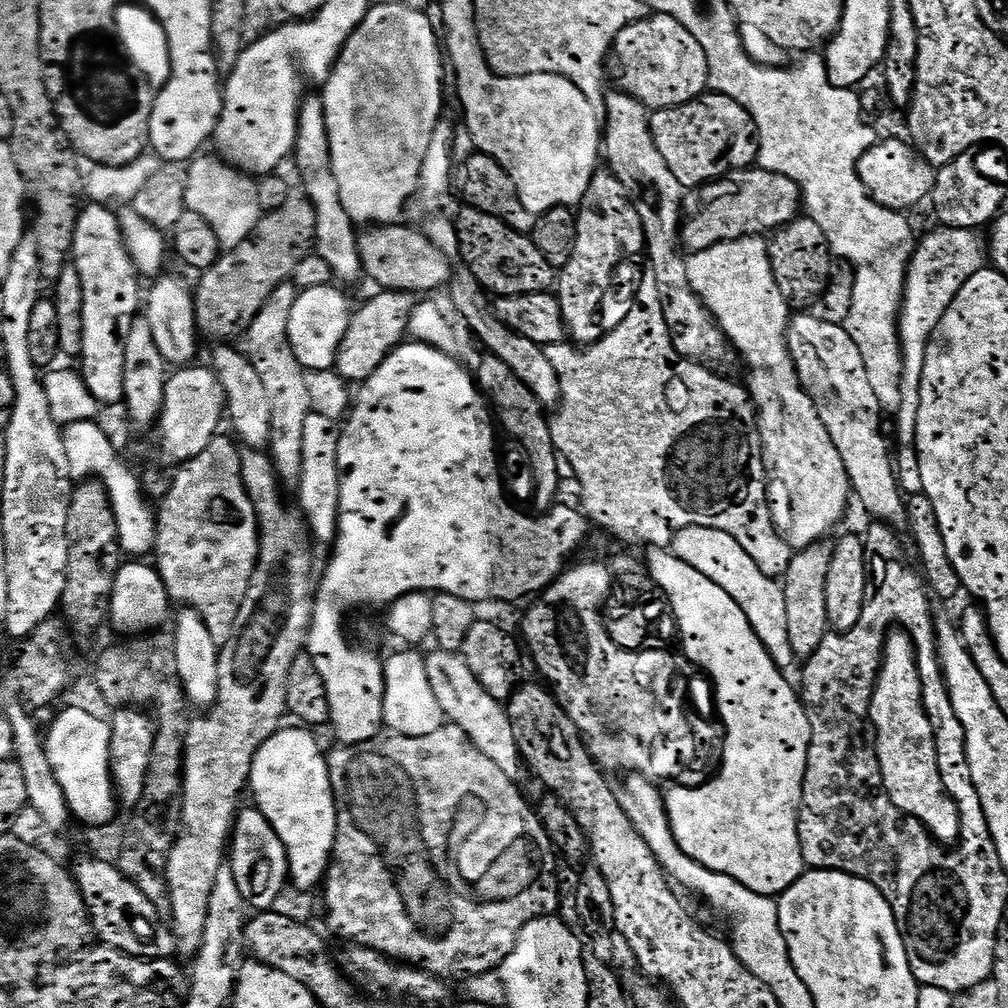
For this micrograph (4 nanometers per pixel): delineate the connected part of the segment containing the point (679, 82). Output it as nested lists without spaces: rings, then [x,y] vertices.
[[[650,14],[645,20],[636,20],[626,26],[626,30],[616,35],[614,56],[620,59],[620,76],[624,79],[623,91],[642,102],[649,110],[682,106],[686,102],[697,100],[708,88],[708,63],[706,50],[702,50],[702,42],[698,42],[698,38],[694,38],[694,34],[690,34],[690,30],[682,26],[682,22],[669,16]]]

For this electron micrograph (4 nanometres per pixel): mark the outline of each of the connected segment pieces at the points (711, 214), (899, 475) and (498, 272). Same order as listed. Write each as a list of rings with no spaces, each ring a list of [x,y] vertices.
[[[753,166],[693,188],[685,195],[680,225],[680,243],[689,253],[701,252],[724,240],[771,234],[797,219],[802,212],[799,186],[782,174]]]
[[[936,226],[933,232],[919,237],[904,283],[904,301],[900,307],[900,349],[902,350],[902,402],[894,414],[894,467],[896,482],[905,497],[924,491],[922,470],[918,470],[916,453],[916,427],[918,426],[918,402],[922,386],[922,366],[926,362],[926,346],[942,322],[942,314],[950,310],[950,302],[958,298],[958,290],[986,267],[986,240],[979,231],[971,228],[946,228]]]
[[[461,207],[461,212],[454,216],[458,242],[460,243],[459,259],[464,260],[463,267],[474,274],[474,278],[489,293],[496,296],[517,296],[518,294],[534,294],[535,292],[547,292],[557,283],[557,269],[546,262],[542,250],[534,246],[531,235],[516,232],[506,222],[494,218],[477,208]]]

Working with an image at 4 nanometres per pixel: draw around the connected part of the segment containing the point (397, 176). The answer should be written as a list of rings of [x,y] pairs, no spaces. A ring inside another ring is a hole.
[[[398,2],[392,4],[373,3],[368,13],[362,18],[362,22],[350,34],[350,38],[344,43],[344,49],[340,51],[336,65],[322,85],[322,99],[324,113],[326,114],[326,130],[330,142],[330,154],[332,155],[332,169],[334,170],[334,182],[338,182],[338,194],[342,206],[346,206],[346,214],[350,214],[353,224],[357,226],[379,226],[381,224],[394,224],[401,219],[404,206],[408,199],[420,188],[420,171],[422,162],[426,158],[426,150],[430,148],[430,138],[436,125],[441,123],[440,111],[444,108],[444,72],[446,76],[446,60],[442,55],[442,40],[438,35],[437,25],[430,22],[428,12],[402,6]]]

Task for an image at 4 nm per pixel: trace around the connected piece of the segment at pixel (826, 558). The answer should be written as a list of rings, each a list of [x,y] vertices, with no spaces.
[[[821,542],[799,549],[793,555],[786,574],[782,577],[782,587],[786,598],[786,631],[790,646],[797,658],[807,658],[818,650],[822,638],[830,631],[826,614],[826,573],[830,571],[832,544]]]

